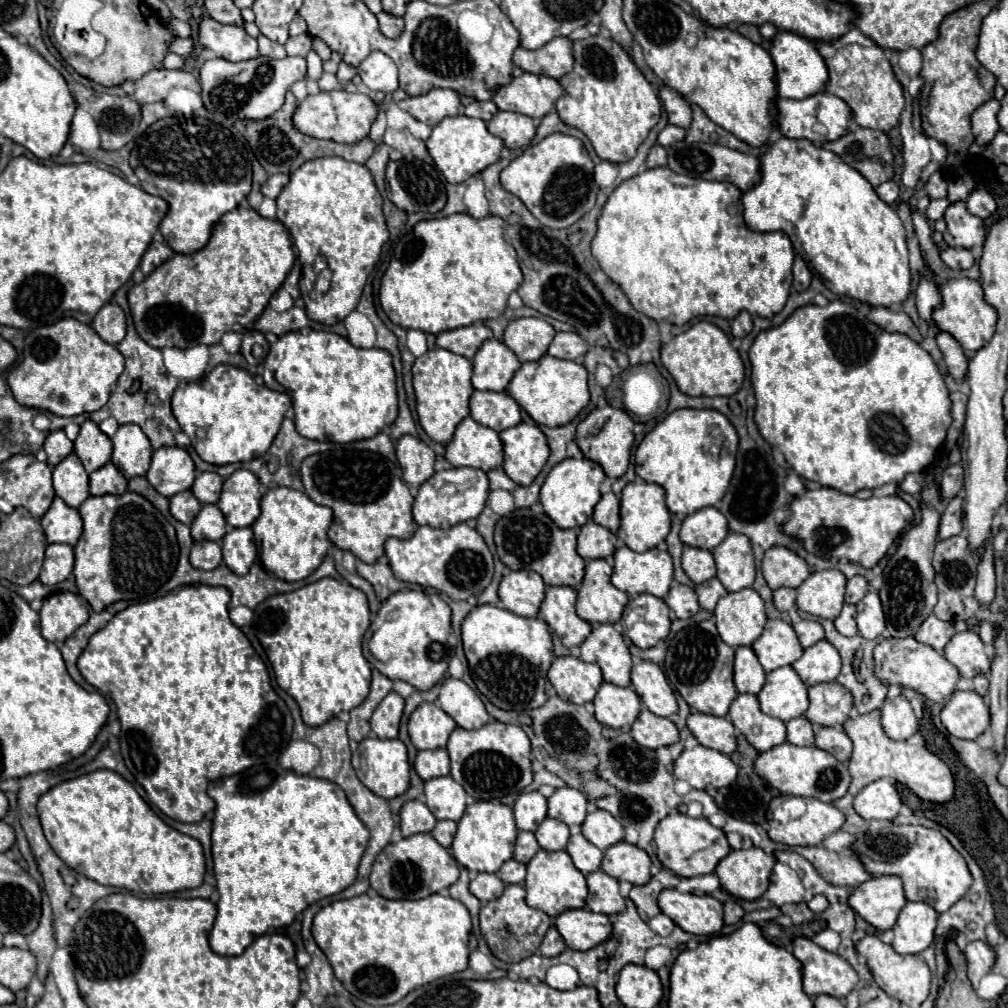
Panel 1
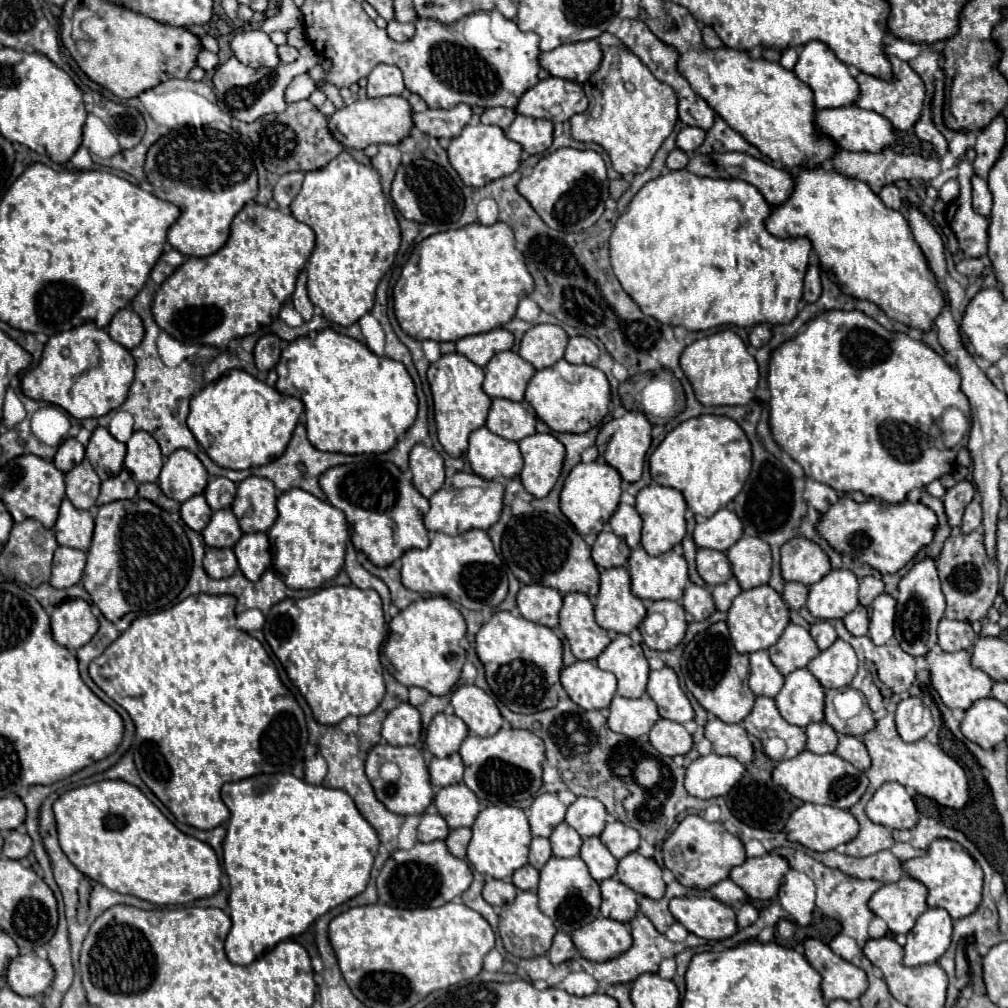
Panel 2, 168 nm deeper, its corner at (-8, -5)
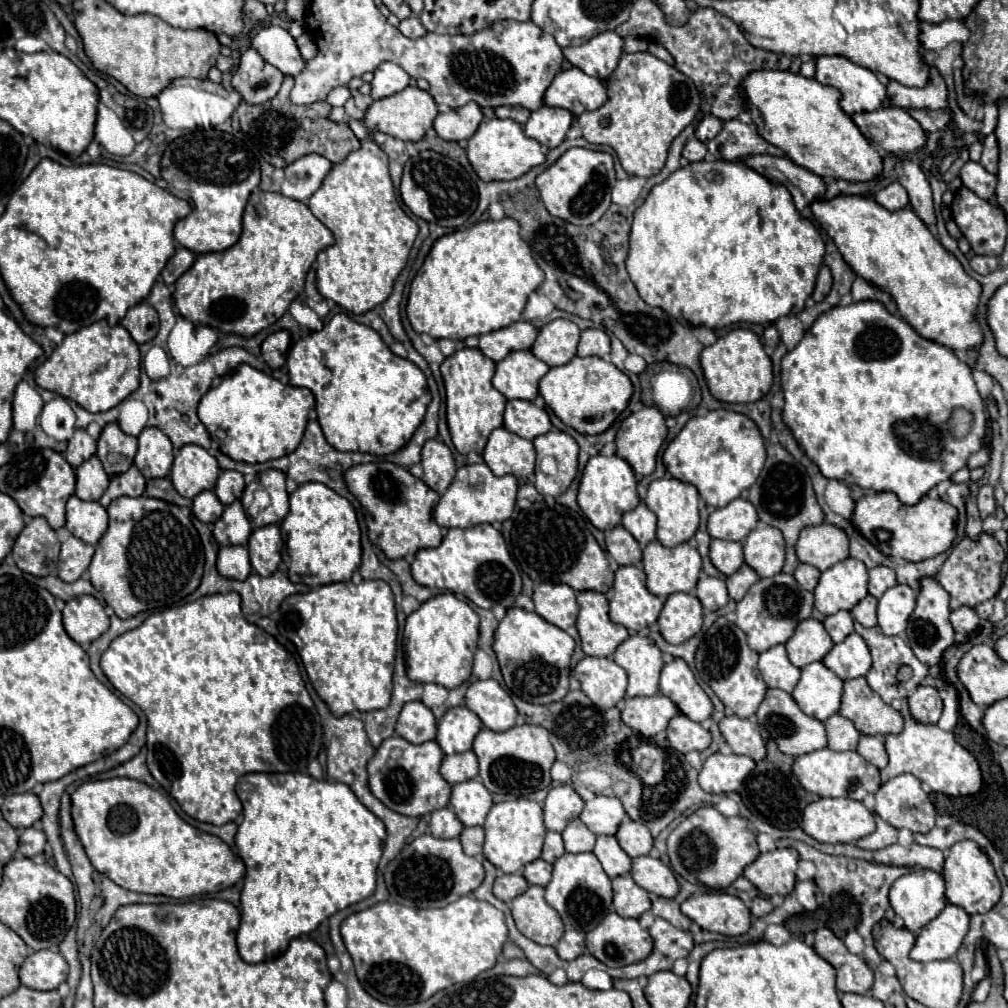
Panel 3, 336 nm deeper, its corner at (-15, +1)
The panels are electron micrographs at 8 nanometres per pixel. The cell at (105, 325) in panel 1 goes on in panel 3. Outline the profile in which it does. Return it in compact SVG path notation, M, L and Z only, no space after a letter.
M139 302L137 306L127 310L125 318L121 320L121 326L129 330L131 338L137 344L143 344L143 342L151 342L155 338L155 334L159 330L159 318L151 304Z

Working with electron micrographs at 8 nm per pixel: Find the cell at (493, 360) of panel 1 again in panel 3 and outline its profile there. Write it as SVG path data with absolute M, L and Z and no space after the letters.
M513 350L497 364L493 386L509 400L535 400L537 384L547 370L549 366L529 350Z

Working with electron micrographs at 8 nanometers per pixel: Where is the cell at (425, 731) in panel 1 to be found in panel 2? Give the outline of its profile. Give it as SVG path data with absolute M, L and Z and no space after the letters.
M436 714L426 730L428 750L436 758L458 752L462 740L468 736L468 726L456 714Z

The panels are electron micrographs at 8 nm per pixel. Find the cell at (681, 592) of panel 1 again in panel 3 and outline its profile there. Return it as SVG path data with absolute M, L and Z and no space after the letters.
M701 576L695 588L695 594L699 598L699 602L703 604L705 610L719 610L729 602L727 596L727 588L725 582L721 578L711 578L711 576Z

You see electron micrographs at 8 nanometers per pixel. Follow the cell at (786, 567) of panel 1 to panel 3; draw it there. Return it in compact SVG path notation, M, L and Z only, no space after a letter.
M819 524L801 530L795 550L799 562L811 564L823 572L849 556L849 540L841 528Z

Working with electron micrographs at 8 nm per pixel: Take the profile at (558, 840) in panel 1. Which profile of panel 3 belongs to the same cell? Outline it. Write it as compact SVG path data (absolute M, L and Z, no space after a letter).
M571 820L567 824L567 828L561 832L563 842L565 842L565 850L567 852L591 852L595 846L595 834L579 820Z

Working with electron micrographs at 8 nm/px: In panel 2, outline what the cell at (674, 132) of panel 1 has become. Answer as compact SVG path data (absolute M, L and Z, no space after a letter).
M684 126L680 132L678 132L678 138L676 138L676 144L680 150L692 154L702 142L704 142L704 136L706 132L702 128L694 128L694 126Z

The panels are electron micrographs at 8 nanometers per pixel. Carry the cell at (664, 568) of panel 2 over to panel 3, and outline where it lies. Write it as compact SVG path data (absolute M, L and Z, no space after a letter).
M657 540L643 548L647 590L667 598L675 592L693 592L701 572L701 556L689 544L665 548Z

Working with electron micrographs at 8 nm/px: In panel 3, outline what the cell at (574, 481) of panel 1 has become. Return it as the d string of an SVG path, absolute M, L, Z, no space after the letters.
M601 454L589 458L579 482L577 504L595 528L599 530L615 528L621 522L621 516L627 510L633 510L639 502L641 500L637 496L637 480L631 466L625 460L621 460L619 456L601 456Z

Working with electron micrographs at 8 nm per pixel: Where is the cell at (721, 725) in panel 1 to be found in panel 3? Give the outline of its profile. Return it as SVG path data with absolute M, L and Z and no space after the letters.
M725 716L719 722L719 728L725 742L735 754L745 754L755 762L761 762L765 758L765 742L759 734L757 722L749 718L743 720L737 716Z

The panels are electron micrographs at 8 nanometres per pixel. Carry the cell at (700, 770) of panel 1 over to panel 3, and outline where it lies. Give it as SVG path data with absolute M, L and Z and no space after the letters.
M715 752L699 770L699 786L711 794L735 792L753 768L755 762L749 756Z

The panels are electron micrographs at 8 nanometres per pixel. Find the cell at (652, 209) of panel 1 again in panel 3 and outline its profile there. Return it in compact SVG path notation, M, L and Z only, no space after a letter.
M715 160L715 162L691 162L679 170L675 170L665 182L655 184L651 192L647 194L645 202L635 210L633 224L631 224L631 236L629 236L629 254L627 254L627 272L639 292L639 296L649 304L665 310L669 316L673 316L677 322L687 326L707 326L707 328L723 328L737 322L749 322L749 324L771 324L781 316L797 316L805 308L805 298L813 292L815 278L819 272L819 266L823 262L825 244L819 234L819 230L803 218L797 208L793 206L791 194L785 186L777 186L769 182L765 176L757 174L749 166L741 162L727 162L727 160Z

